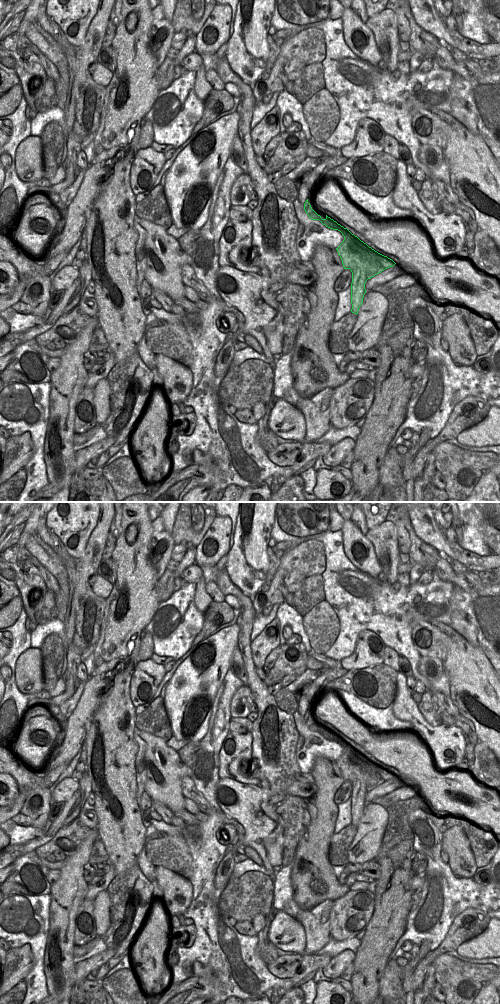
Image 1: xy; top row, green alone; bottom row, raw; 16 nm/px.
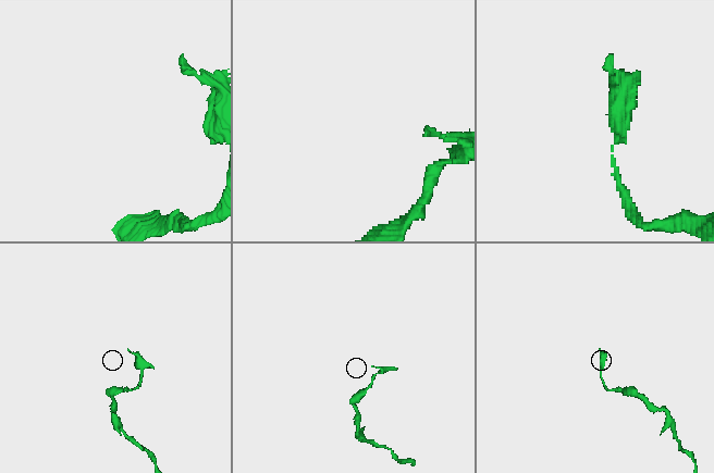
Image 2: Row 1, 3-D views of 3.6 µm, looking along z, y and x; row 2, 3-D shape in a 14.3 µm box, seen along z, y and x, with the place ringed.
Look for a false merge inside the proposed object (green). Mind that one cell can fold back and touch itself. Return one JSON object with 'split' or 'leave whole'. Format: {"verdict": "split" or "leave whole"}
{"verdict": "split"}

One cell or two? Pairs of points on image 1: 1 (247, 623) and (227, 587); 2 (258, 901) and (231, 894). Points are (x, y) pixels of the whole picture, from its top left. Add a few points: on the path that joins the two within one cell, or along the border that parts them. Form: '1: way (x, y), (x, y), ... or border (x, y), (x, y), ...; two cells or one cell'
1: way (246, 613), (246, 602), (237, 593); one cell
2: way (251, 900), (238, 900); one cell

